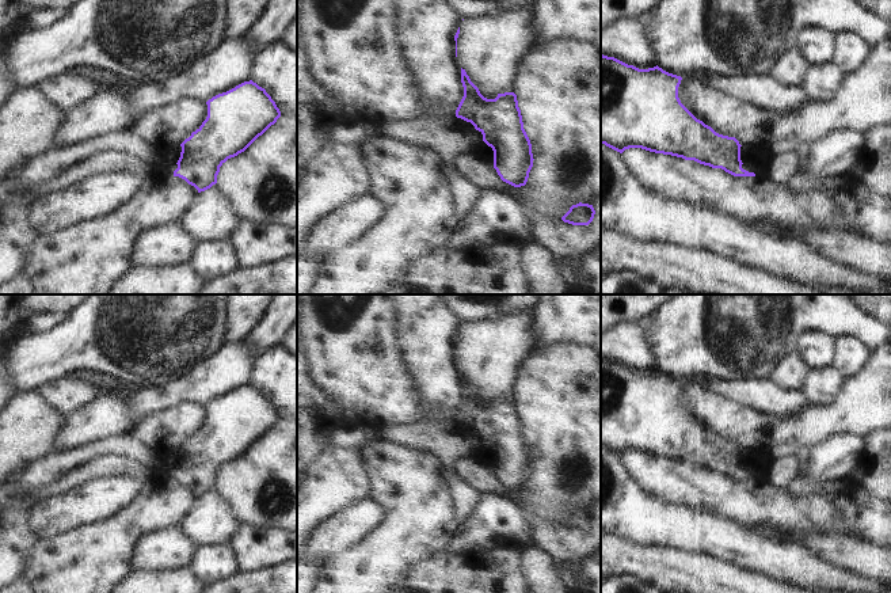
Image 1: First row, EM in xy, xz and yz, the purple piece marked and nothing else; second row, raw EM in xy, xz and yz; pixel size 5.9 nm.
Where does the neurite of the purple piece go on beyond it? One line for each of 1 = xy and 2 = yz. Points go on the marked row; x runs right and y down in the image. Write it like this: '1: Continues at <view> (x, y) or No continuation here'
1: No continuation here
2: No continuation here

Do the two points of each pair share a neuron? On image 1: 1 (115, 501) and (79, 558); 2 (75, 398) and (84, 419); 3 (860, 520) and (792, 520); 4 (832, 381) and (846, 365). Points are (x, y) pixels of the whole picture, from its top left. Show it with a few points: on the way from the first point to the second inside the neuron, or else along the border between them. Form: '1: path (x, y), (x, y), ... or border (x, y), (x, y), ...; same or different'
1: border (129, 504), (106, 520), (71, 529); different
2: border (99, 395), (67, 418); different
3: border (832, 500), (841, 510), (844, 521), (868, 542); different
4: border (833, 365), (846, 380); different

